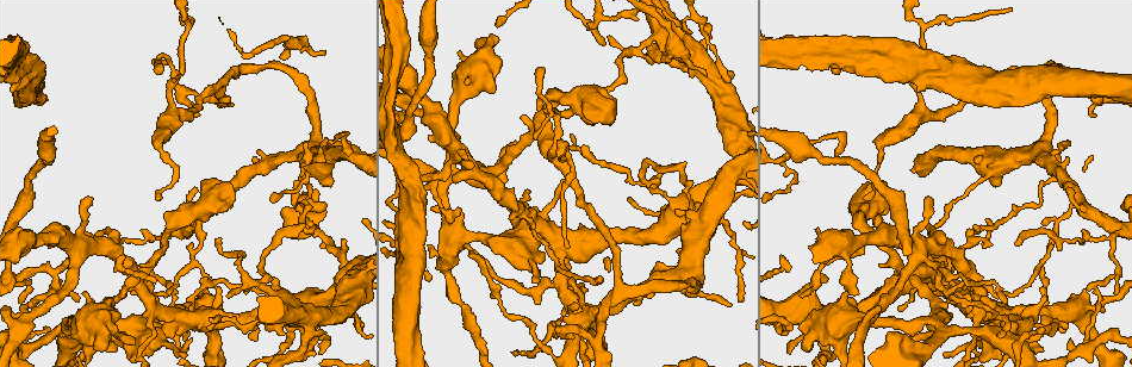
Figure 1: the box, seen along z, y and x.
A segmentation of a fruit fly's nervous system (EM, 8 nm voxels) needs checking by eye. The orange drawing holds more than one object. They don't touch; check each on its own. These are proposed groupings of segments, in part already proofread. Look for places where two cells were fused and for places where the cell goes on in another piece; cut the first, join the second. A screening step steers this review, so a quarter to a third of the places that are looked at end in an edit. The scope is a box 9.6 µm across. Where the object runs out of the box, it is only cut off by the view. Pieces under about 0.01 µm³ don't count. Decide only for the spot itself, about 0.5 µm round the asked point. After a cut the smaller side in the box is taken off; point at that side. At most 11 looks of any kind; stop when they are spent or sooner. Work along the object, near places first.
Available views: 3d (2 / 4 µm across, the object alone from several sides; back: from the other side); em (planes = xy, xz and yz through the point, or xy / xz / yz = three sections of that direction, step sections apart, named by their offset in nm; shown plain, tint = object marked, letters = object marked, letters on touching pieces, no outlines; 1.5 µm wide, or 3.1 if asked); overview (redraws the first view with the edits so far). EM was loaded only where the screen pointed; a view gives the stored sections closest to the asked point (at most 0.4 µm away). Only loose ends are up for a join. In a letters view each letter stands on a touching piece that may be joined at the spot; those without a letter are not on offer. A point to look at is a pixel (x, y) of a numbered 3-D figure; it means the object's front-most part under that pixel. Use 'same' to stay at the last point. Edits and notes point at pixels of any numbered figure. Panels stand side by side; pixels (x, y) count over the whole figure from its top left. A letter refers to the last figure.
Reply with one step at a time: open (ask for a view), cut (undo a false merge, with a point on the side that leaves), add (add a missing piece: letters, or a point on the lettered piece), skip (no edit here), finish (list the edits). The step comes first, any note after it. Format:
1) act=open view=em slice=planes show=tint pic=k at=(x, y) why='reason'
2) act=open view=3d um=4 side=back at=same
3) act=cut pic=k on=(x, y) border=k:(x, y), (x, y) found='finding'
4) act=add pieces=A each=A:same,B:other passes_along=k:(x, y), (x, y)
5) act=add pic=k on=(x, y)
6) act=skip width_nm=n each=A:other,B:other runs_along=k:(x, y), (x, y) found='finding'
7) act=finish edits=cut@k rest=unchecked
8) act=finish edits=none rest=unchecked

act=open view=em slice=yz step=8 show=letters pic=1 at=(820, 159)

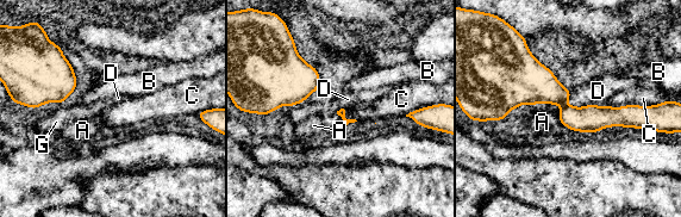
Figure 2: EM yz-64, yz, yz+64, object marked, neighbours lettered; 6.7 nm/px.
act=skip each=A:other,B:other,C:other,D:other,G:other runs_along=2:(499, 100), (553, 94), (575, 117), (639, 122) found='continuous, no second cell'

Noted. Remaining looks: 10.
act=open view=em slice=planes show=letters pic=1 at=(840, 132) why='sharp bend'

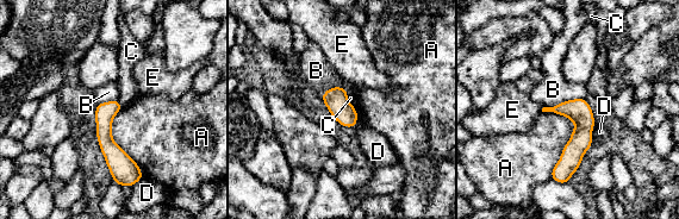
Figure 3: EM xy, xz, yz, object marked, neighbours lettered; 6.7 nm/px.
act=skip each=A:other,B:other,C:other,D:other,E:other border=3:(584, 98), (573, 98), (543, 107) found='all the same cell'

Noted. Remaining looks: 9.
act=open view=3d um=4 side=back pic=1 at=(113, 337) why='calibre changes'

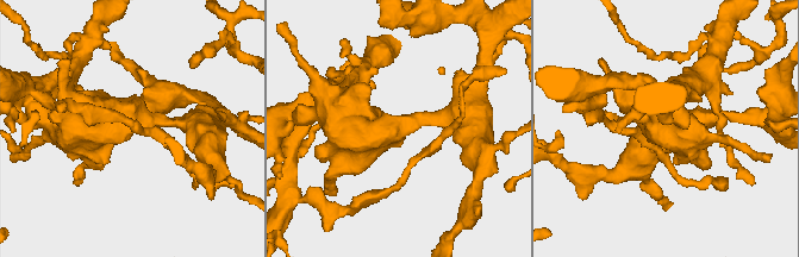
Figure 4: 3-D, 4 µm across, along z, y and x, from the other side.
act=open view=em slice=xz step=4 show=tint pic=4 at=(403, 123) why='now the EM'

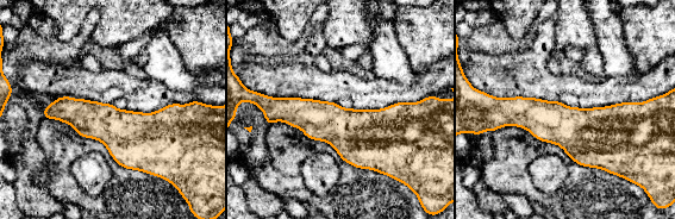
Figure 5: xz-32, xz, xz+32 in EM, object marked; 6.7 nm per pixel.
act=open view=em slice=planes show=letters at=same

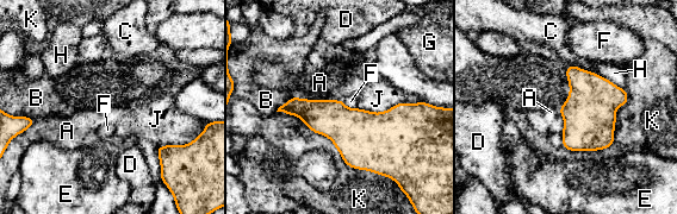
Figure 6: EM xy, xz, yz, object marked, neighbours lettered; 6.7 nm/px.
act=skip each=A:other,B:other,C:other,D:other,E:other,F:other,G:other,H:other,J:other,K:other border=6:(559, 112), (563, 119), (561, 132) found='all the same cell'

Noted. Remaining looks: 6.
act=open view=em slice=planes show=tint pic=1 at=(23, 354) why='calibre changes'

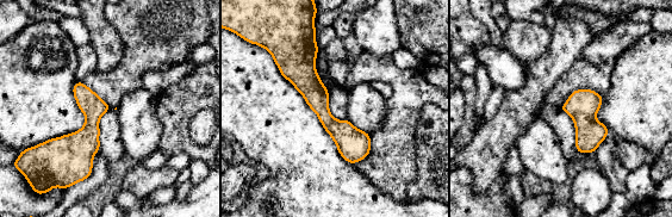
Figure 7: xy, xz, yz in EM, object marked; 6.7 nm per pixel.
act=open view=em slice=planes show=letters at=same

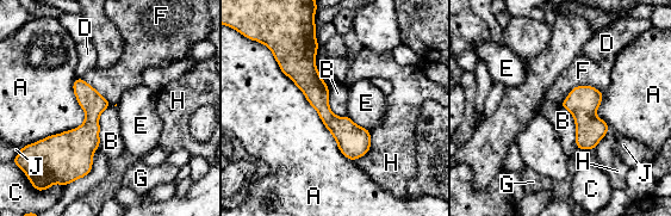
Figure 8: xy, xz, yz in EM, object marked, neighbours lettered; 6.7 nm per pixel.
act=skip each=A:other,B:other,C:other,D:other,E:other,F:other,G:other,H:other,J:other runs_along=8:(310, 69), (325, 115), (359, 154) found='continuous, no second cell'

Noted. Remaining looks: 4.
act=finish edits=none rest=unchecked

